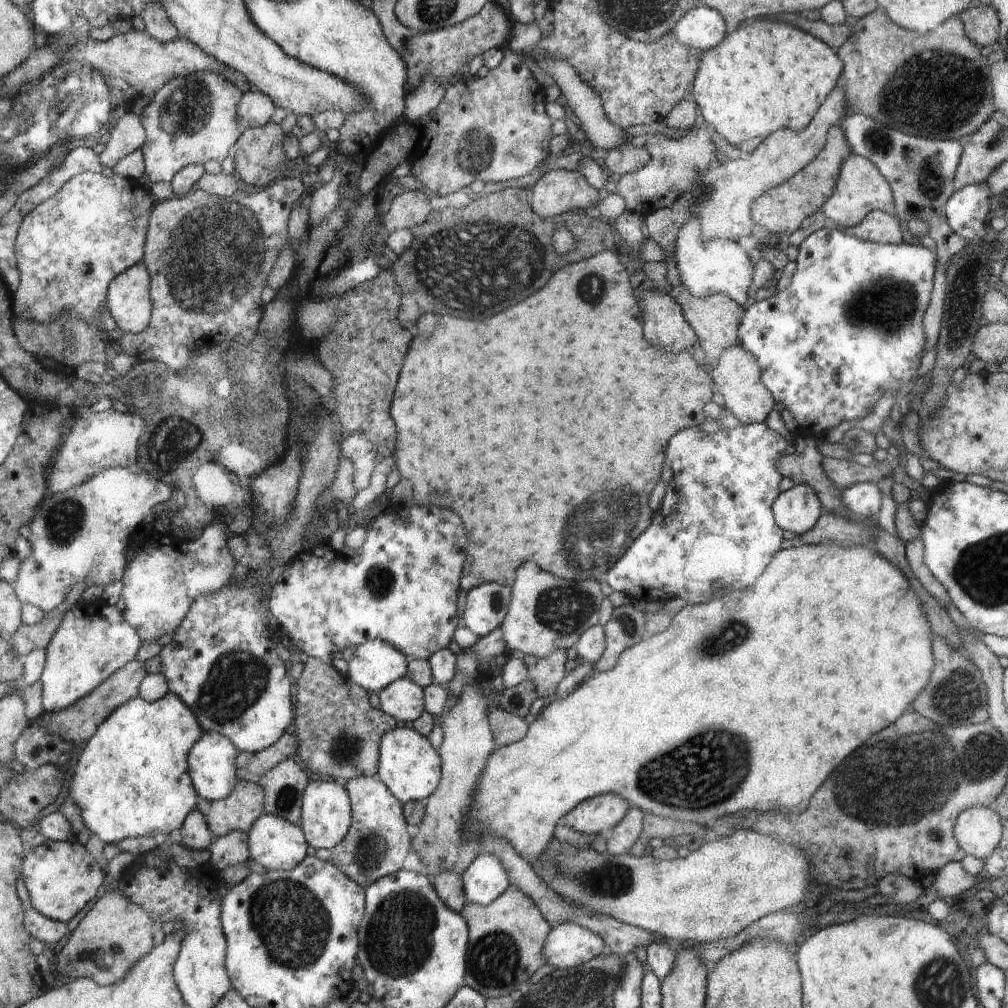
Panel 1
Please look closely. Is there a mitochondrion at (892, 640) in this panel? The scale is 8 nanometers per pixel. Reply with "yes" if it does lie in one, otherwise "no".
no

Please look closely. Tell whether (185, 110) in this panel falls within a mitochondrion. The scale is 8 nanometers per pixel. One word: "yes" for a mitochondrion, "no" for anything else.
yes

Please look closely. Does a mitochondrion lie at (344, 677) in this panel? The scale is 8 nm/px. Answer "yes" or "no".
no

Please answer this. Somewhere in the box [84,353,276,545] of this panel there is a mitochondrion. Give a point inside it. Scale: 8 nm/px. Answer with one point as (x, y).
(166, 459)

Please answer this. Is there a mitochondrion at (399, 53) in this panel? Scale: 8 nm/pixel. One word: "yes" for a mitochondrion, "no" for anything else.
no

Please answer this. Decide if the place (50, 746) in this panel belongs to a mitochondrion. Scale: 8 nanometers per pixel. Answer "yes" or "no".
no

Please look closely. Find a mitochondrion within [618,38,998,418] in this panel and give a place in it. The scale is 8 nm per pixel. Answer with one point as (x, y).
(920, 95)

